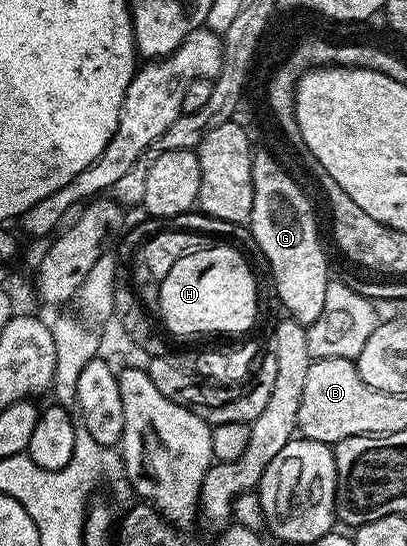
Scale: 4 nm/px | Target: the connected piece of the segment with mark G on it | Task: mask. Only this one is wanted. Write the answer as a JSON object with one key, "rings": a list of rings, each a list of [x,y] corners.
{"rings":[[[266,150],[254,154],[252,184],[254,195],[248,225],[270,265],[273,293],[278,293],[289,317],[309,328],[323,311],[324,294],[332,281],[326,267],[326,254],[318,239],[314,206],[309,196],[298,187],[297,180]]]}

